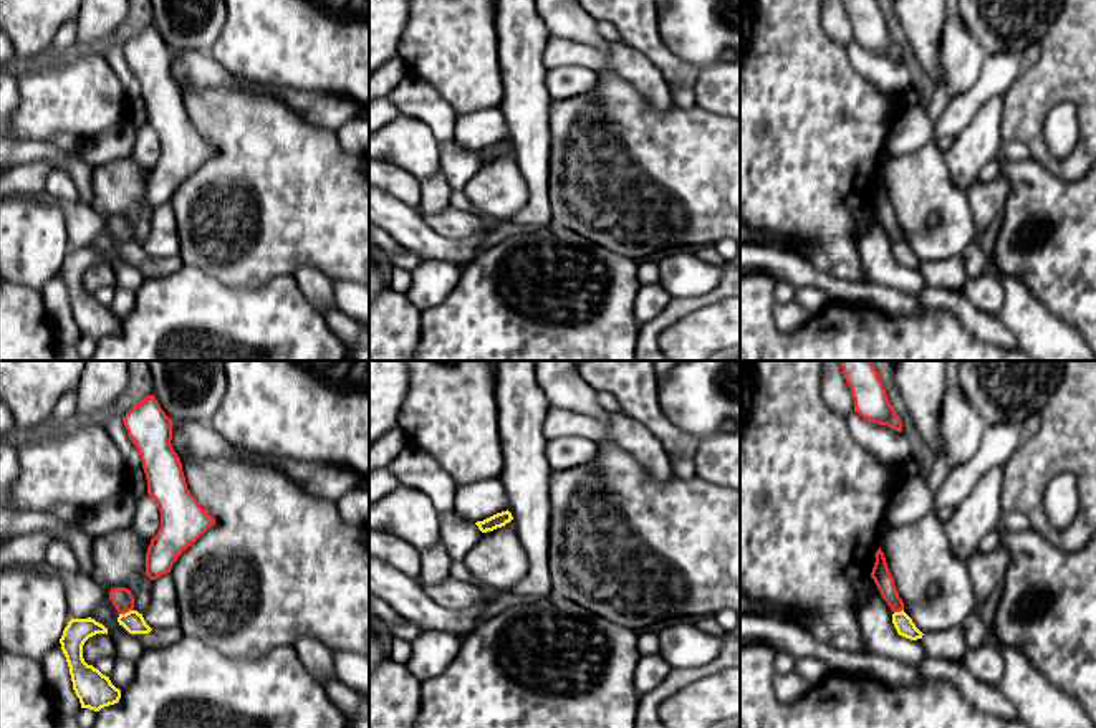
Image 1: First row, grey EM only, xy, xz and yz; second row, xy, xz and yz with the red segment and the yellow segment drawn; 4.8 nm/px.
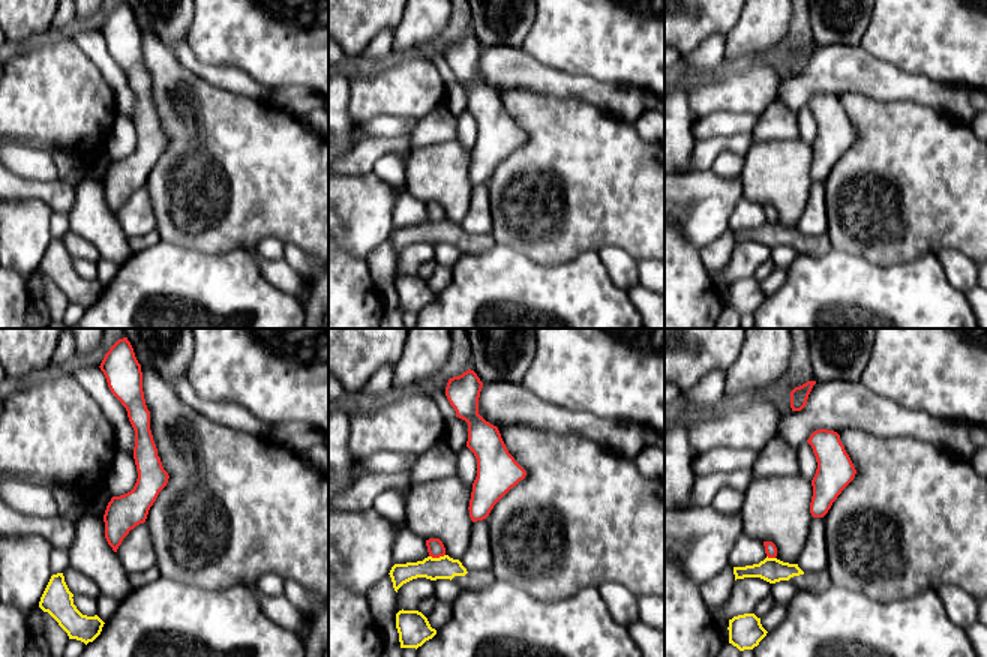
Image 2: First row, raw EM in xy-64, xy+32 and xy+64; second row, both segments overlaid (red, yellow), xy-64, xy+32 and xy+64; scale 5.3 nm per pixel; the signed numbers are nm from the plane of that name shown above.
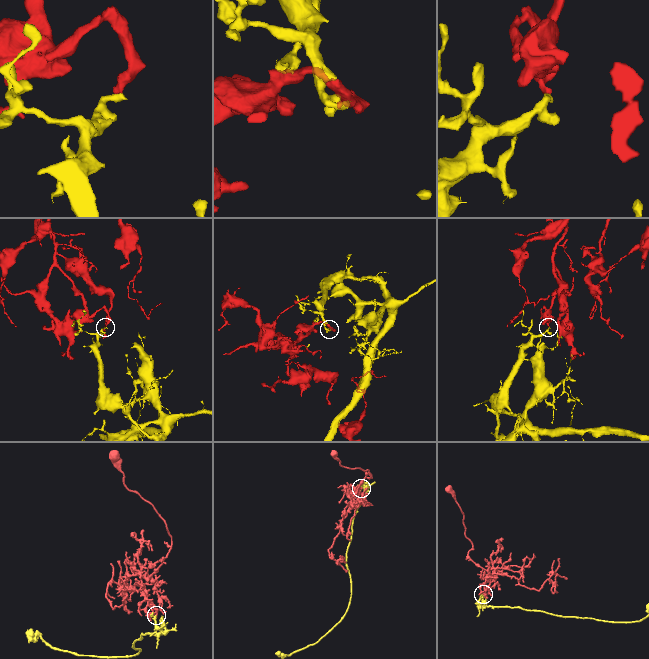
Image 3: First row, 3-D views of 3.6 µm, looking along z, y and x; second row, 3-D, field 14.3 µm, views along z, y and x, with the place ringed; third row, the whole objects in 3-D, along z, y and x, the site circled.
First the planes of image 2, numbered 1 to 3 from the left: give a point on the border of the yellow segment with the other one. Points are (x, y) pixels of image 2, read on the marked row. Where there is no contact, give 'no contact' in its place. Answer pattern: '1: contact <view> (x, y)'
1: no contact
2: contact xy+32 (437, 557)
3: contact xy+64 (771, 557)

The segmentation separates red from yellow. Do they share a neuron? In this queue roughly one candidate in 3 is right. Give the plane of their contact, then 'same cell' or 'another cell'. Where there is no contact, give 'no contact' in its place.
meets red in xy; another cell

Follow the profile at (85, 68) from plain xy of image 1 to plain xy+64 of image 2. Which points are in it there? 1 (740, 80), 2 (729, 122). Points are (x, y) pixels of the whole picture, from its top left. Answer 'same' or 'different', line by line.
1: same
2: different

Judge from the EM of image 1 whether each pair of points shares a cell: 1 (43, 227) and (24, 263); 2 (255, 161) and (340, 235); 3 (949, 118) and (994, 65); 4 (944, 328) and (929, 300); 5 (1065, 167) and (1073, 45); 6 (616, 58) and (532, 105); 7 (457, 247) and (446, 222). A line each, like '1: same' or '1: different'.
1: same
2: same
3: same
4: different
5: same
6: different
7: different

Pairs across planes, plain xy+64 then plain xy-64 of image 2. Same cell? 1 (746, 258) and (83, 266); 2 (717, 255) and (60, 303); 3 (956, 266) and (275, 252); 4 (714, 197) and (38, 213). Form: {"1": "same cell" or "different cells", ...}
{"1": "different cells", "2": "same cell", "3": "same cell", "4": "same cell"}

